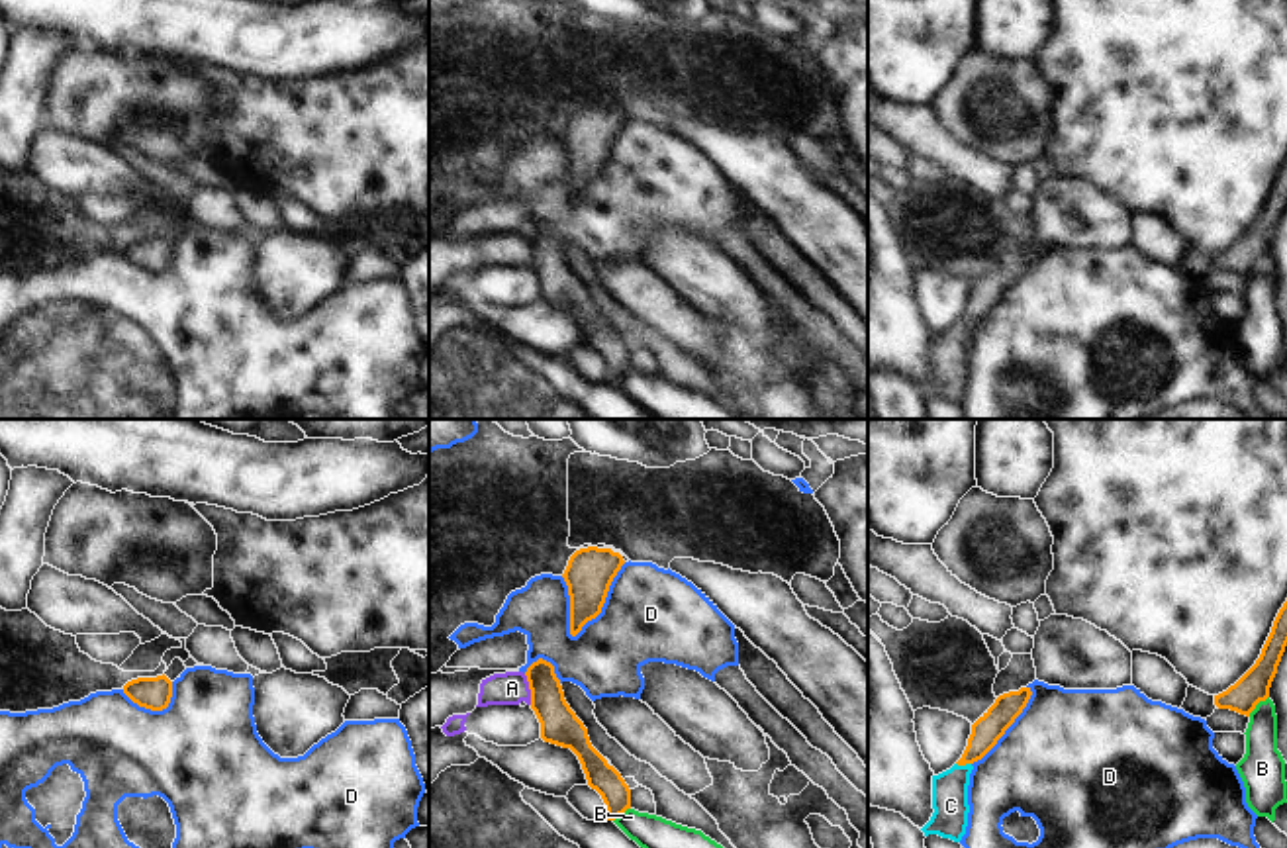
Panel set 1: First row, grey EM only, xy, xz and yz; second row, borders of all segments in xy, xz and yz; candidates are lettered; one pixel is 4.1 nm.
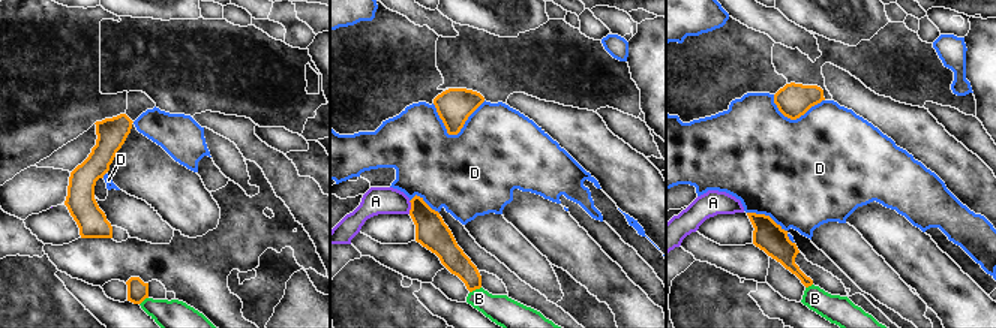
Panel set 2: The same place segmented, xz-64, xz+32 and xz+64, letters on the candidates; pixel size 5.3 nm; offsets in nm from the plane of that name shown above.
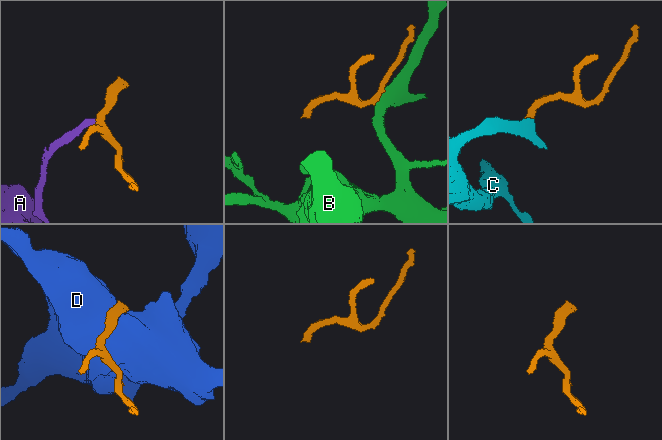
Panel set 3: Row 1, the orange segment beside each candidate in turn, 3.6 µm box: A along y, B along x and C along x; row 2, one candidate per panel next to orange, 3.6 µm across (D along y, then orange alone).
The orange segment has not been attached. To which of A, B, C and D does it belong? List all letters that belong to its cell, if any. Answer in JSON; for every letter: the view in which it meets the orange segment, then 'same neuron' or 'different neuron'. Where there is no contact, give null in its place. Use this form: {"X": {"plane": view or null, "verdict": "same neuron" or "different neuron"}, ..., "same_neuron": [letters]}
{"A": {"plane": "xz", "verdict": "different neuron"}, "B": {"plane": "yz", "verdict": "different neuron"}, "C": {"plane": "yz", "verdict": "same neuron"}, "D": {"plane": "xz", "verdict": "different neuron"}, "same_neuron": ["C"]}

